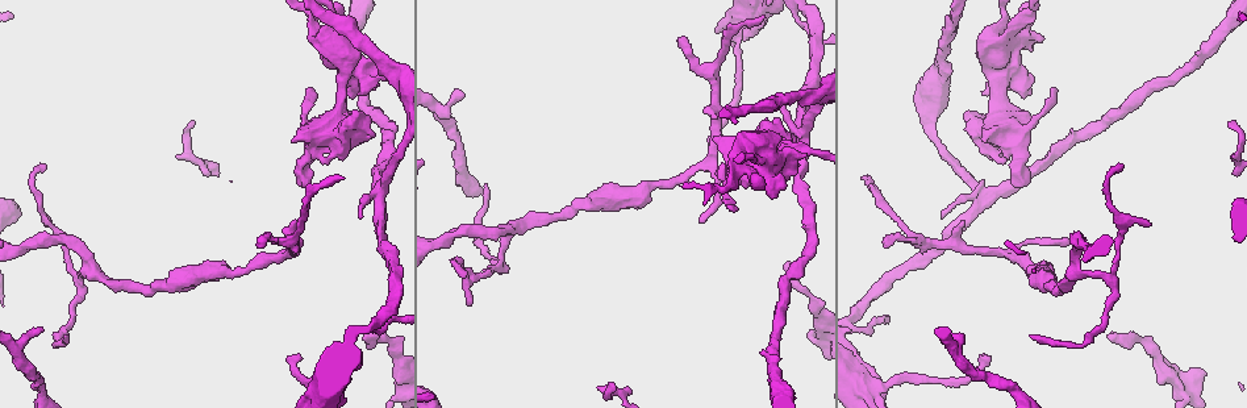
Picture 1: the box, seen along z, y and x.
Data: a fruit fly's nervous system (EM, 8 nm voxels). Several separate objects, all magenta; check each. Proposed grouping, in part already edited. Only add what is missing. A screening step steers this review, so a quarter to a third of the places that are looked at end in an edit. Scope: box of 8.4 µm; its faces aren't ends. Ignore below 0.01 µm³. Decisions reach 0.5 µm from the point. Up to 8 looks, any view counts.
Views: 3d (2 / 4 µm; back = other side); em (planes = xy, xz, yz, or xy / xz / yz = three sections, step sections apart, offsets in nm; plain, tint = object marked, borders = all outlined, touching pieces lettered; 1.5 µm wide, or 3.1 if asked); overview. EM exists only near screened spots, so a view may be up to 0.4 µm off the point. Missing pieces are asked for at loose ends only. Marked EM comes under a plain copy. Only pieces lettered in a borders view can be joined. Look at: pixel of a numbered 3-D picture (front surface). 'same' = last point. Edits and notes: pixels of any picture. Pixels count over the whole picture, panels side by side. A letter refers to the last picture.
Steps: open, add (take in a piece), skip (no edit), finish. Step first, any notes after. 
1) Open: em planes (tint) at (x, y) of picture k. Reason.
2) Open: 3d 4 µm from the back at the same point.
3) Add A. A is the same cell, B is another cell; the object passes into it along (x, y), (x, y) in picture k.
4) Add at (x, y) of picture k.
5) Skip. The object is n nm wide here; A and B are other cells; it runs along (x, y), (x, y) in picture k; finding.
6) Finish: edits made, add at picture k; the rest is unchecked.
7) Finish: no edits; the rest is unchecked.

Open: em planes (borders) at (300, 358) of picture 1. Tapers out.

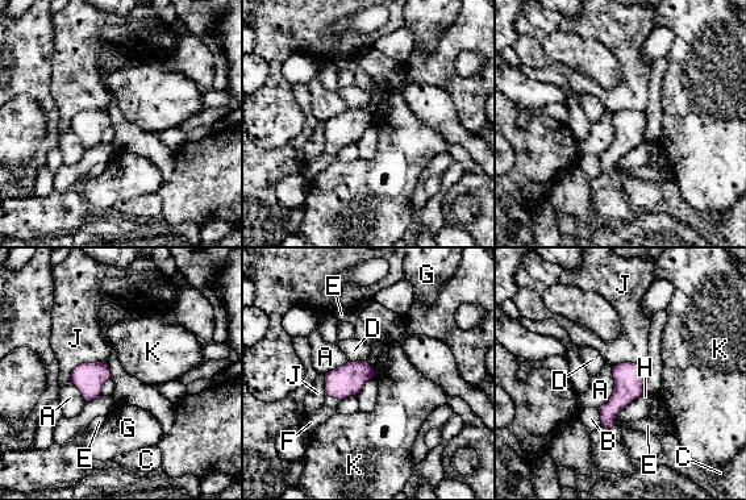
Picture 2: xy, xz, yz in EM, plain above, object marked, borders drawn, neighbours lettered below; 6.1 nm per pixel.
Add at (311, 423) of picture 2. The object is 160 nm wide here; F is the same cell, A, B, C, D, E, G, H, J and K are other cells; the neuron continues.

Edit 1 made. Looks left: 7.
Open: overview.

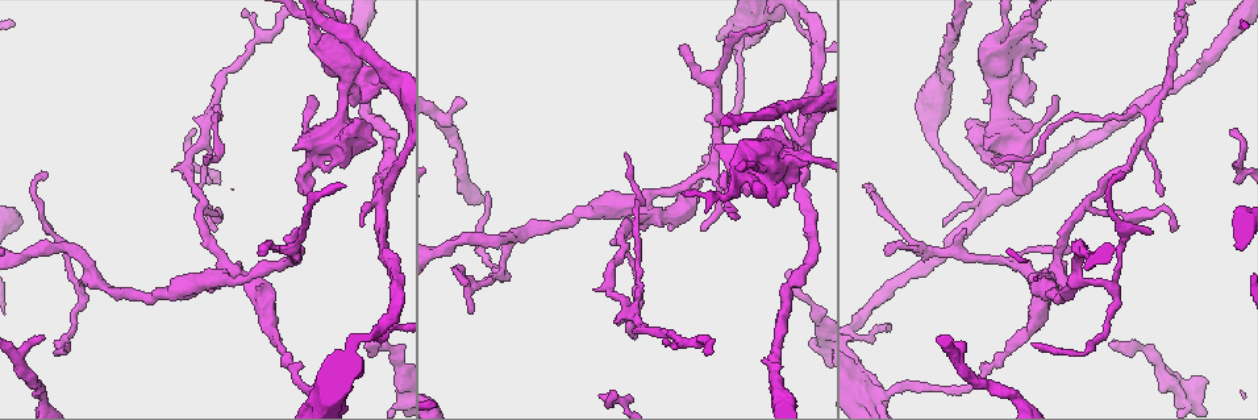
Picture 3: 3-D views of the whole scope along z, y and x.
Open: em planes (borders) at (888, 252) of picture 3.

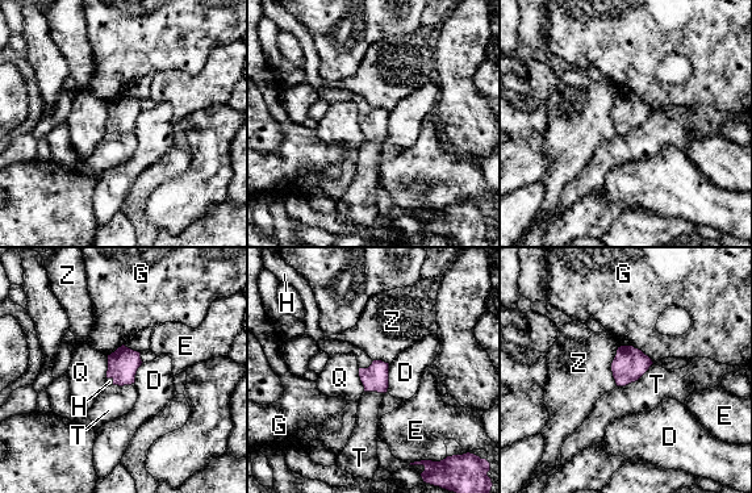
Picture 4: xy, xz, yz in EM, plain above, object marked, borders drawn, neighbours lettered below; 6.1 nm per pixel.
Add at (331, 346) of picture 4. The object is 160 nm wide here; H is the same cell, D, E, G, Q, T and Z are other cells; it goes on there.

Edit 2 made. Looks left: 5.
Open: em planes (borders) at (717, 147) of picture 3. Branch stops here.

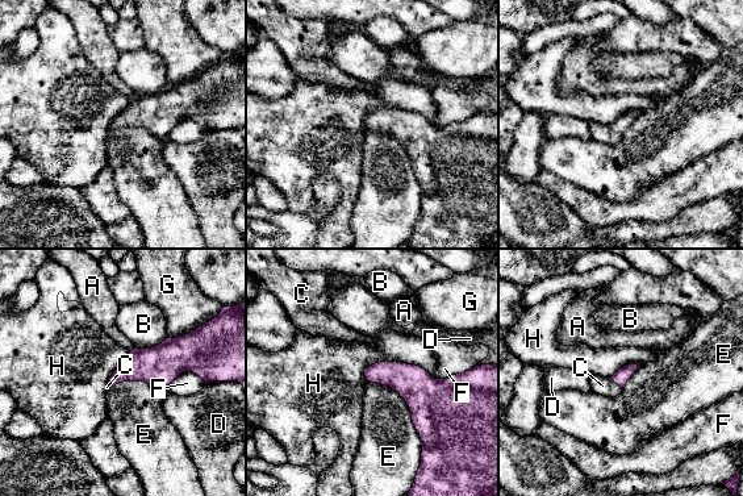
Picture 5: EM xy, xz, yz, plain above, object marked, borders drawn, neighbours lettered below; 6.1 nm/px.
Add at (602, 386) of picture 5. C is the same cell, A, B, D, E, F, G and H are other cells; the object passes into it along (622, 375), (617, 383), (602, 386) in picture 5; the neuron continues.

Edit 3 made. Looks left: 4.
Open: overview. See it whole again.

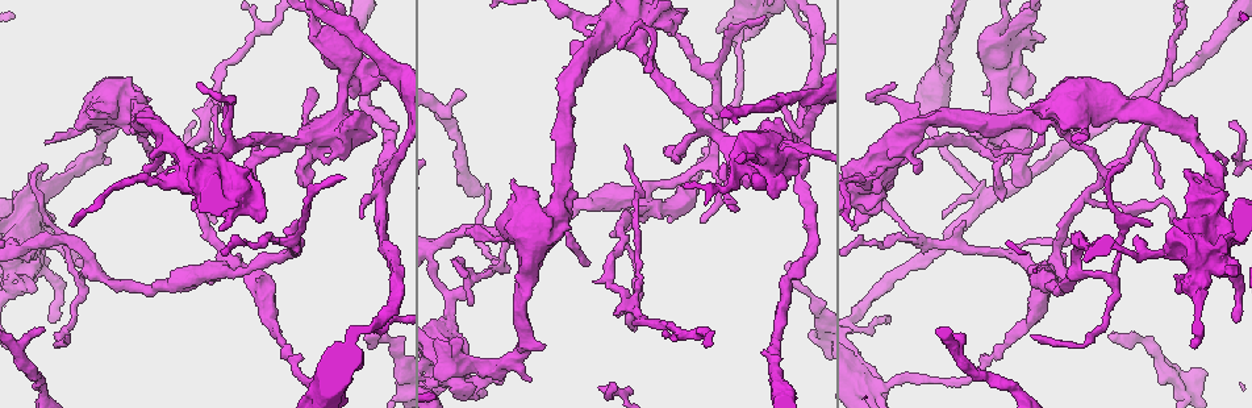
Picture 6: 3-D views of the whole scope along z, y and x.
Open: 3d 2 µm at (368, 335) of picture 6. Branch stops here.

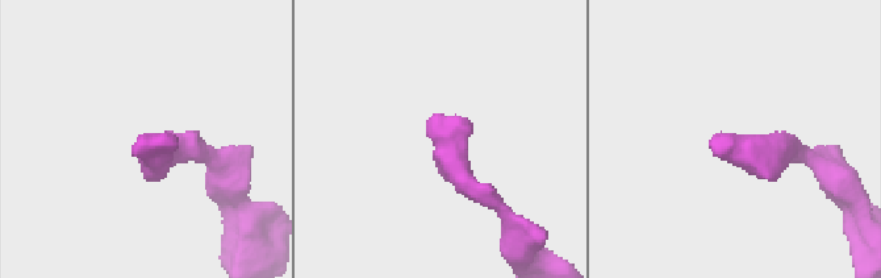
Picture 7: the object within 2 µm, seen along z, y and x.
Open: em xz step 4 (borders) at (712, 143) of picture 7.

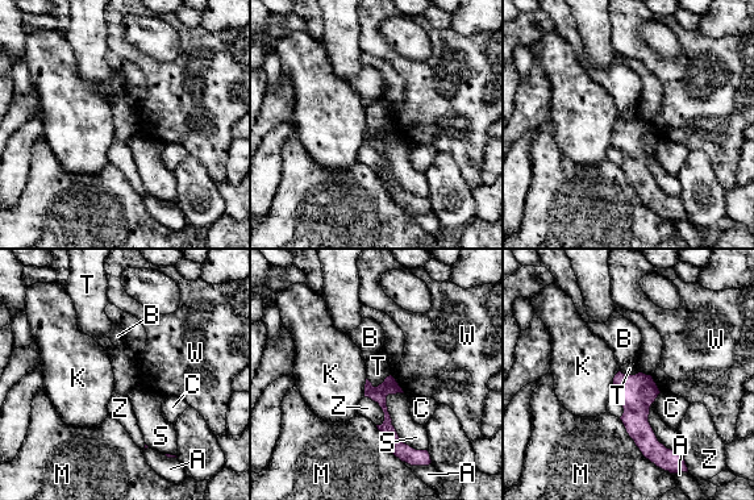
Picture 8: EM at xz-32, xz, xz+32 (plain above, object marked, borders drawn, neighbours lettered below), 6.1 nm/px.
Open: em planes (borders) at the same point. Cut it another way.

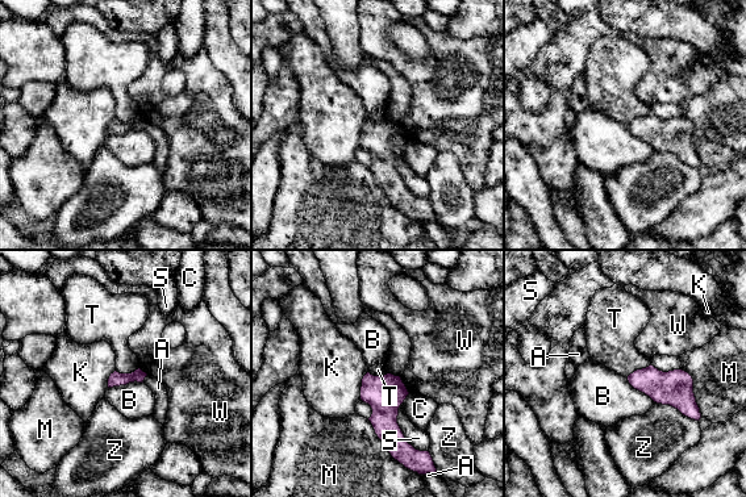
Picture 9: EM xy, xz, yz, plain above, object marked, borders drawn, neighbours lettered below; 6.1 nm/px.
Skip. A, B, C, K, M, S, T, W and Z are other cells; a border runs along (650, 363), (634, 370), (626, 378) in picture 9; no lettered piece goes on from it.

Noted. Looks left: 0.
Finish: edits made, add at picture 2, add at picture 4, add at picture 5; the rest is unchecked.

